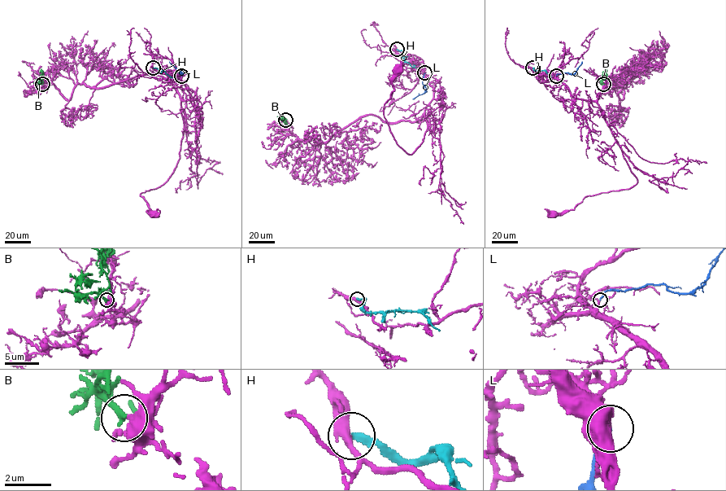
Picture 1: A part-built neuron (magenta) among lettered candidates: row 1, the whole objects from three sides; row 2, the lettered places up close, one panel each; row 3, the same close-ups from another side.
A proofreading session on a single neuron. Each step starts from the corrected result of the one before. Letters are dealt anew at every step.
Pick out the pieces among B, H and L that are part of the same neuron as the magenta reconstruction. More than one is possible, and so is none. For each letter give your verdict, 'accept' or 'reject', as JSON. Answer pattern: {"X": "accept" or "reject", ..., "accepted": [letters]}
{"B": "reject", "H": "reject", "L": "accept", "accepted": ["L"]}

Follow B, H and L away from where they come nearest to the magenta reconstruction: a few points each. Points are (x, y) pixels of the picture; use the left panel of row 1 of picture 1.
B: (42, 84), (42, 72), (39, 72)
H: (153, 67), (172, 77)
L: (181, 76), (180, 71), (169, 62)

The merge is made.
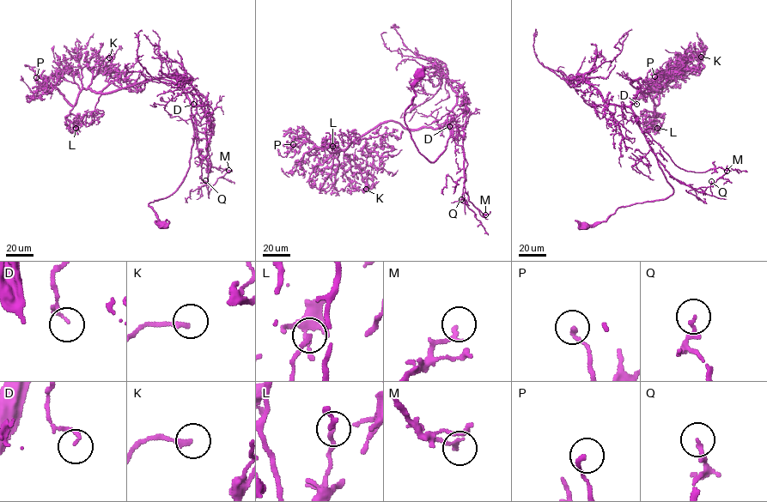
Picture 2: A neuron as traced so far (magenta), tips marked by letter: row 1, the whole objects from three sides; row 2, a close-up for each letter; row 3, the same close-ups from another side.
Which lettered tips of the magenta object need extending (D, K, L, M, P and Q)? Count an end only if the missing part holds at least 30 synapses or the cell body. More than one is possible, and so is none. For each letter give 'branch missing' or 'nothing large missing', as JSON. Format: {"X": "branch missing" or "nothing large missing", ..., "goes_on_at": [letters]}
{"D": "nothing large missing", "K": "nothing large missing", "L": "nothing large missing", "M": "nothing large missing", "P": "nothing large missing", "Q": "nothing large missing", "goes_on_at": []}

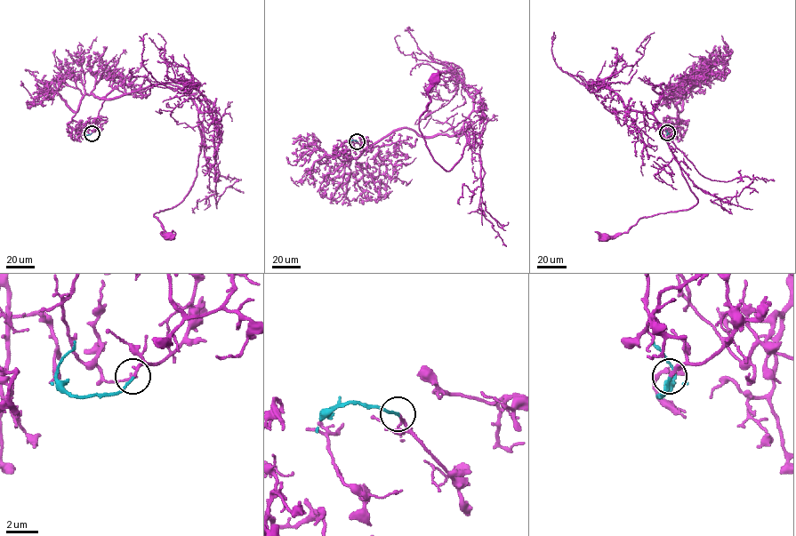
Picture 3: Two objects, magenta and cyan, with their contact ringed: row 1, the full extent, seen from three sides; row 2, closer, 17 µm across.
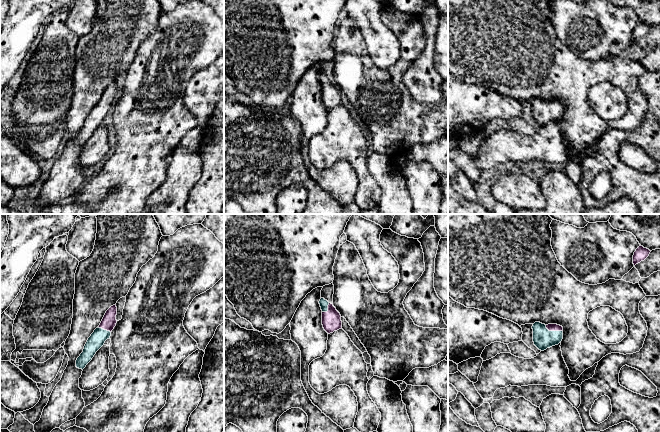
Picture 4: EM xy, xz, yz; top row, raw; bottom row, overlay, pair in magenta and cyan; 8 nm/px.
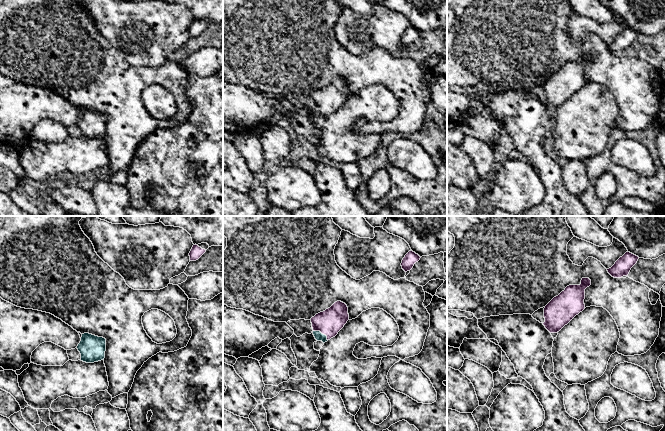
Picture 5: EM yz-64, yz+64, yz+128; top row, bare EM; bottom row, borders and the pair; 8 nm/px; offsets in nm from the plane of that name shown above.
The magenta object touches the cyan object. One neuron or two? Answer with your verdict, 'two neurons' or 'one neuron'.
one neuron

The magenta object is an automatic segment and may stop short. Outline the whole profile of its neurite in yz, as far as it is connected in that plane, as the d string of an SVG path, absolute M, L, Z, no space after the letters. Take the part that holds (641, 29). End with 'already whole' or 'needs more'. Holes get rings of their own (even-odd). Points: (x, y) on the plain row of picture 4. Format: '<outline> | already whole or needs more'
M639 22L636 27L634 28L633 31L633 40L634 42L641 37L644 37L650 30L650 26L647 24L644 24L643 22Z | already whole

